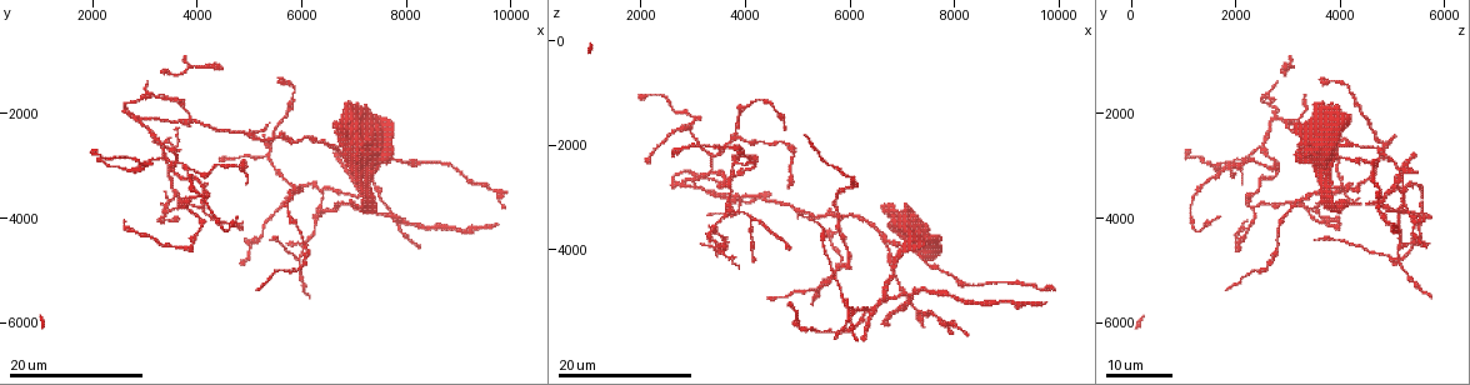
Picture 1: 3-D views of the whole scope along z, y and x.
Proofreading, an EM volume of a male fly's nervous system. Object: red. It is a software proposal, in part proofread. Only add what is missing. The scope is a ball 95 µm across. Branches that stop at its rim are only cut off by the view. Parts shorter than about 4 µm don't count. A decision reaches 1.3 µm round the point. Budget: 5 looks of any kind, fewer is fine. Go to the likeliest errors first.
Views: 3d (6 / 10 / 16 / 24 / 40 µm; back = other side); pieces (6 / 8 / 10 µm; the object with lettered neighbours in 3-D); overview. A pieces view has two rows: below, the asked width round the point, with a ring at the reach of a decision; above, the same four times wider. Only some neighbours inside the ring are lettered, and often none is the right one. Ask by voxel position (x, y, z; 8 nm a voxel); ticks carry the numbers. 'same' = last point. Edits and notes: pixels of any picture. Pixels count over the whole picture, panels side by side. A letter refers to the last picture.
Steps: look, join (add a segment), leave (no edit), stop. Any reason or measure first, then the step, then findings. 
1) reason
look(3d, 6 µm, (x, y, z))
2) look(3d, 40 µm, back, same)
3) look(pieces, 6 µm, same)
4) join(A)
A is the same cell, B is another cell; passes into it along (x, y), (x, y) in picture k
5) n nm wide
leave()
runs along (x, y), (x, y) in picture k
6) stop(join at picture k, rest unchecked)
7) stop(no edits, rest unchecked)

free end
look(3d, 24 µm, (3700, 1750, 2700))

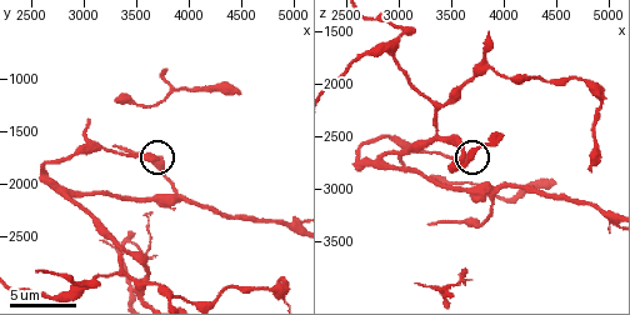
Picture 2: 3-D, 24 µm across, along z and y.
what lies round it
look(pieces, 8 µm, same)

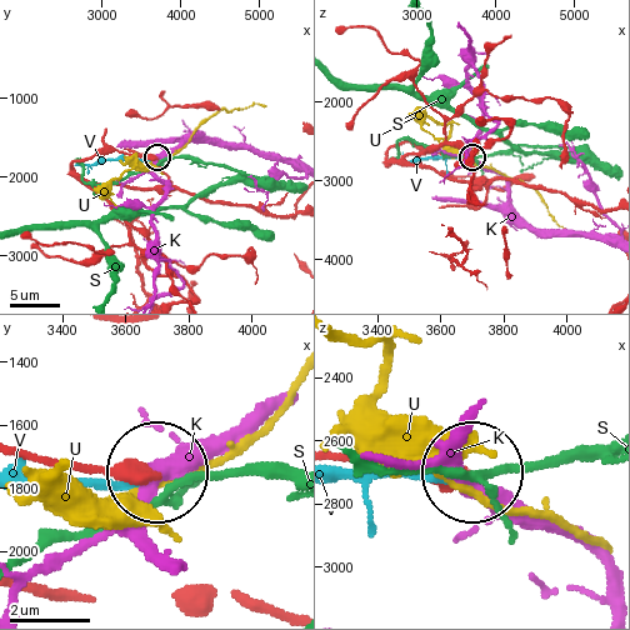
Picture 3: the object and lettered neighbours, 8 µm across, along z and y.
leave()
K, S, U and V are other cells; runs along (23, 456), (150, 476) in picture 3; no lettered segment goes on from it

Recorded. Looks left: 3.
an open end
look(3d, 16 µm, (3650, 3950, 3950))

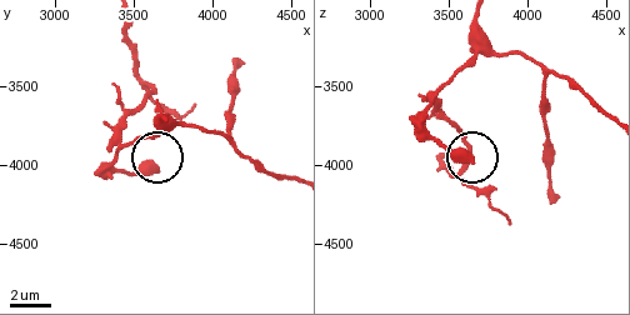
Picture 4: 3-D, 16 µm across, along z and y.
look(pieces, 10 µm, (3640, 4000, 3980))

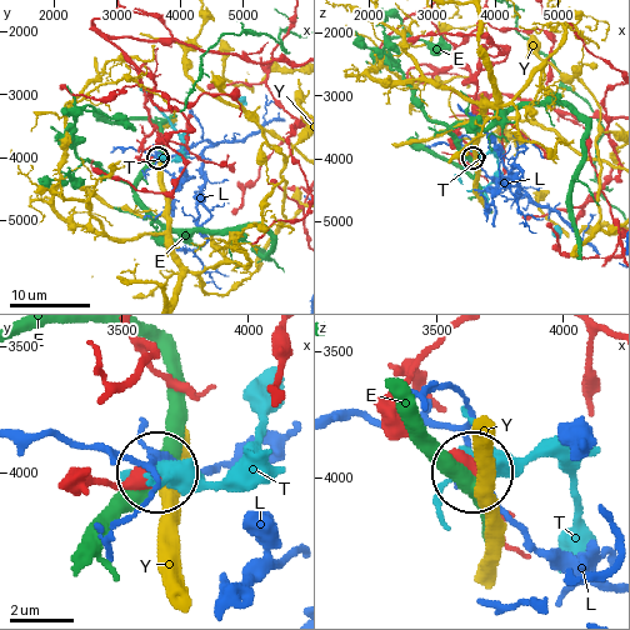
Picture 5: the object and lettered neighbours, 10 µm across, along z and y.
leave()
E, L, T and Y are other cells; no lettered segment goes on from it

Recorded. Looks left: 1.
stop(no edits, rest unchecked)

